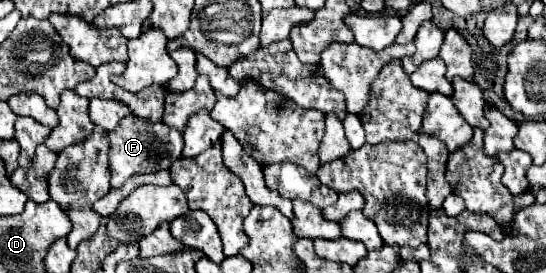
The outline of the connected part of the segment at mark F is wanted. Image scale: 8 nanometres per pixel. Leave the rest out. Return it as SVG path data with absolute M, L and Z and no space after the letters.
M134 114L122 118L122 122L110 132L110 176L112 186L122 186L124 180L128 180L132 174L144 174L144 172L160 172L168 170L172 162L176 162L182 156L182 134L164 122L150 122L146 118L138 118Z

